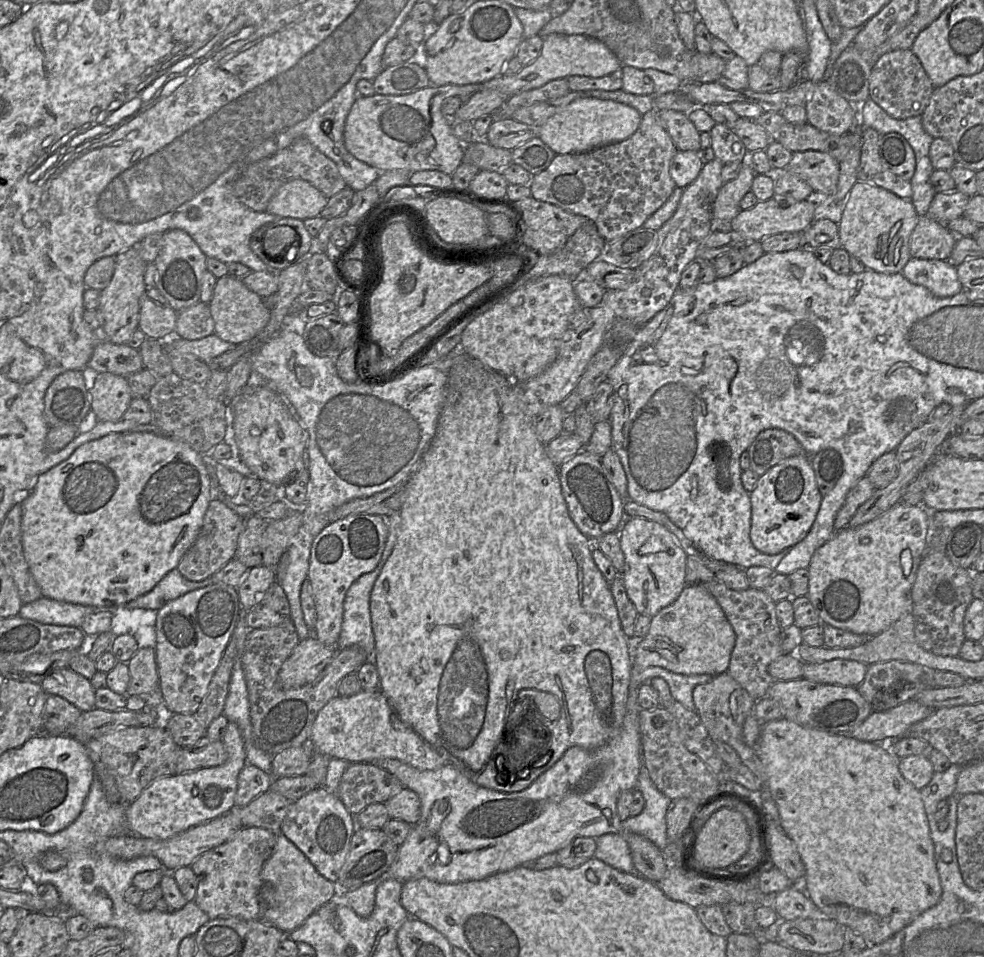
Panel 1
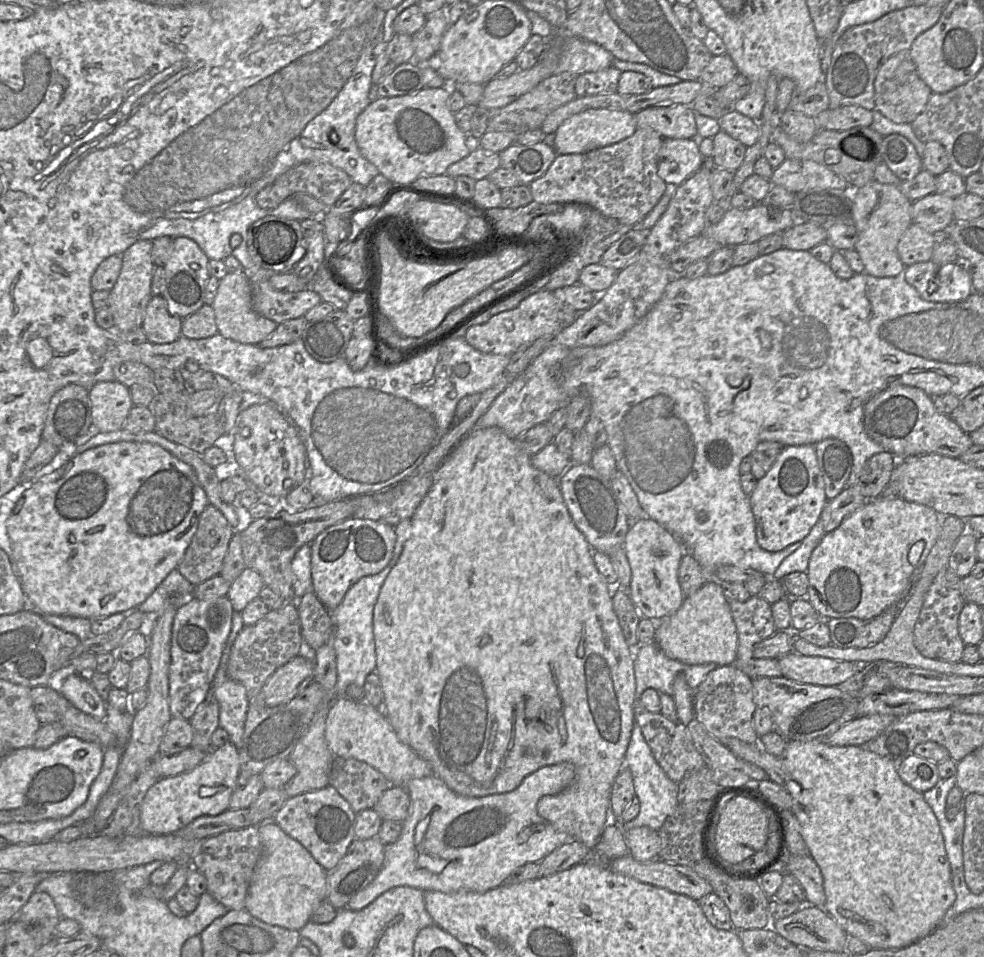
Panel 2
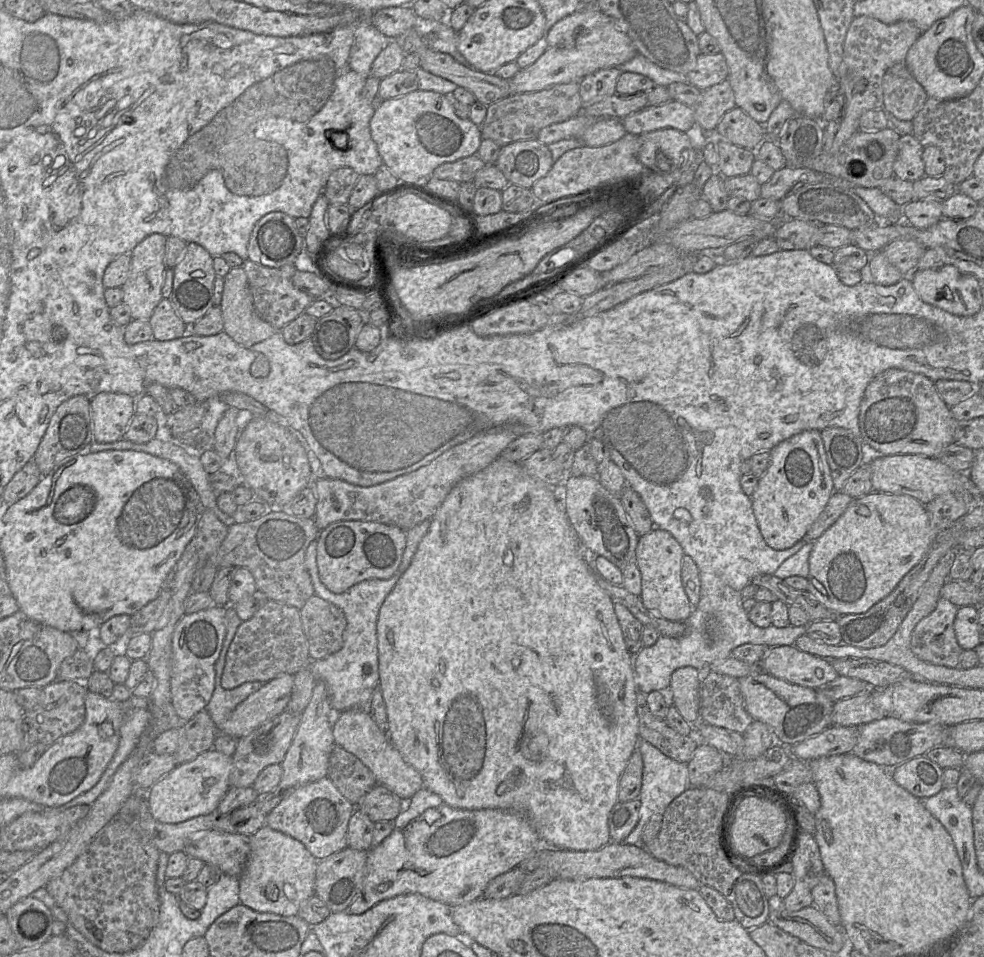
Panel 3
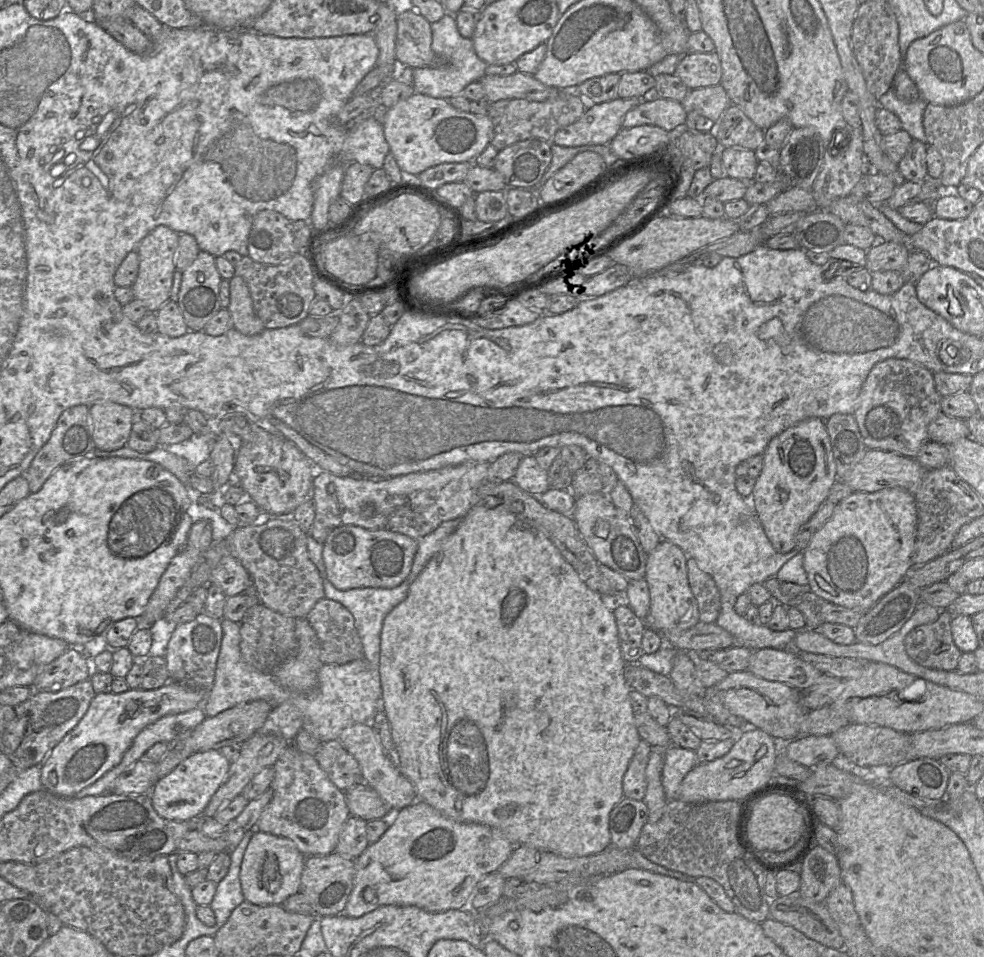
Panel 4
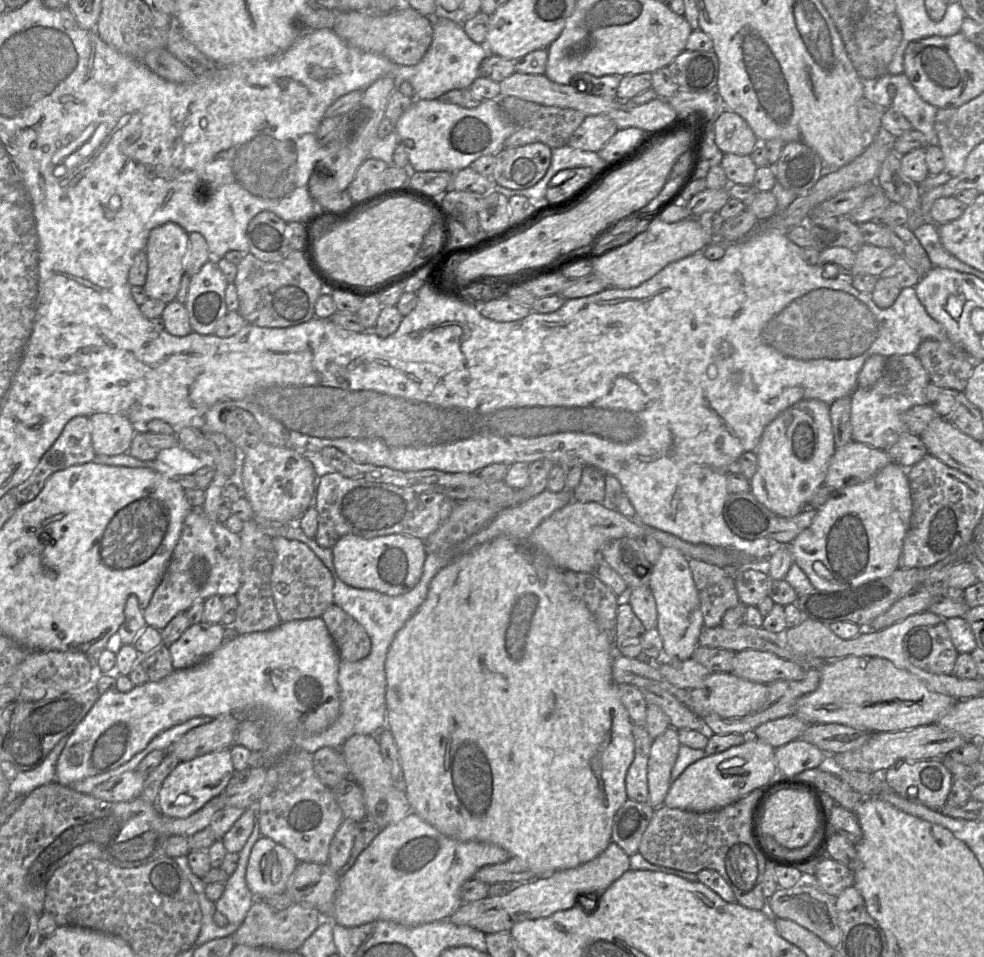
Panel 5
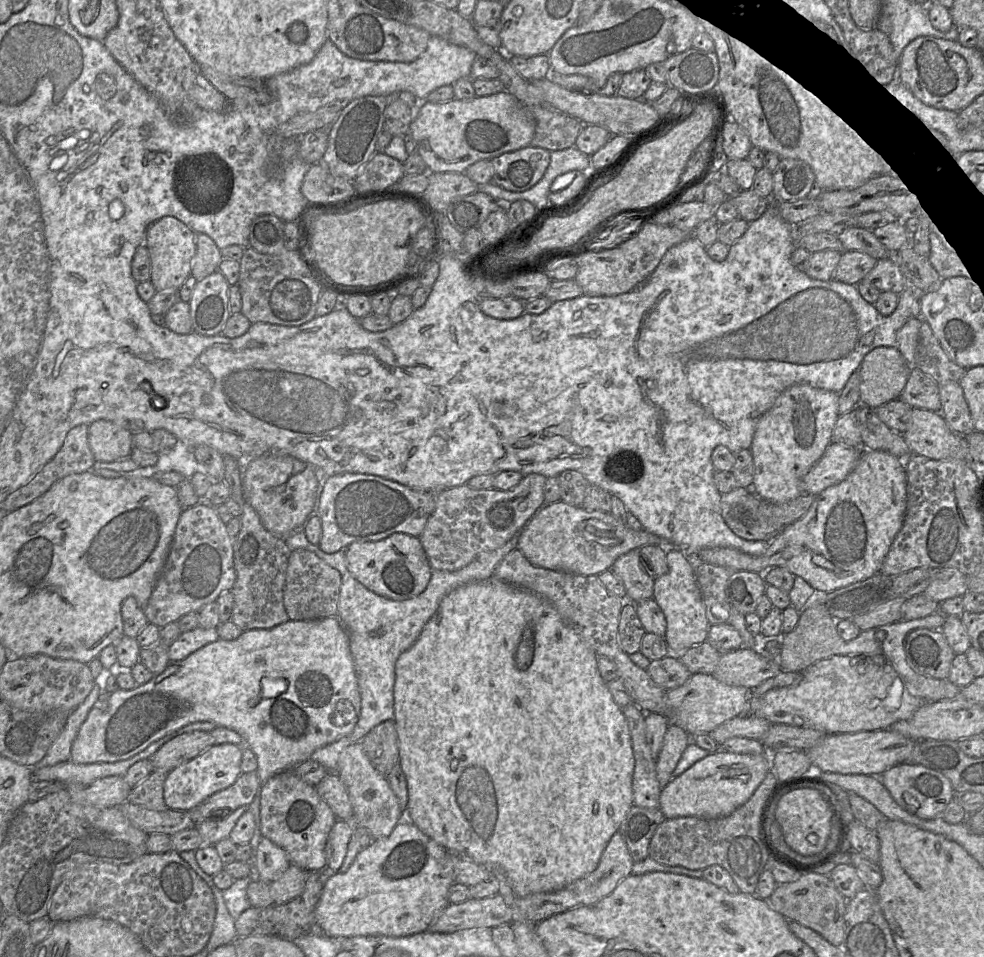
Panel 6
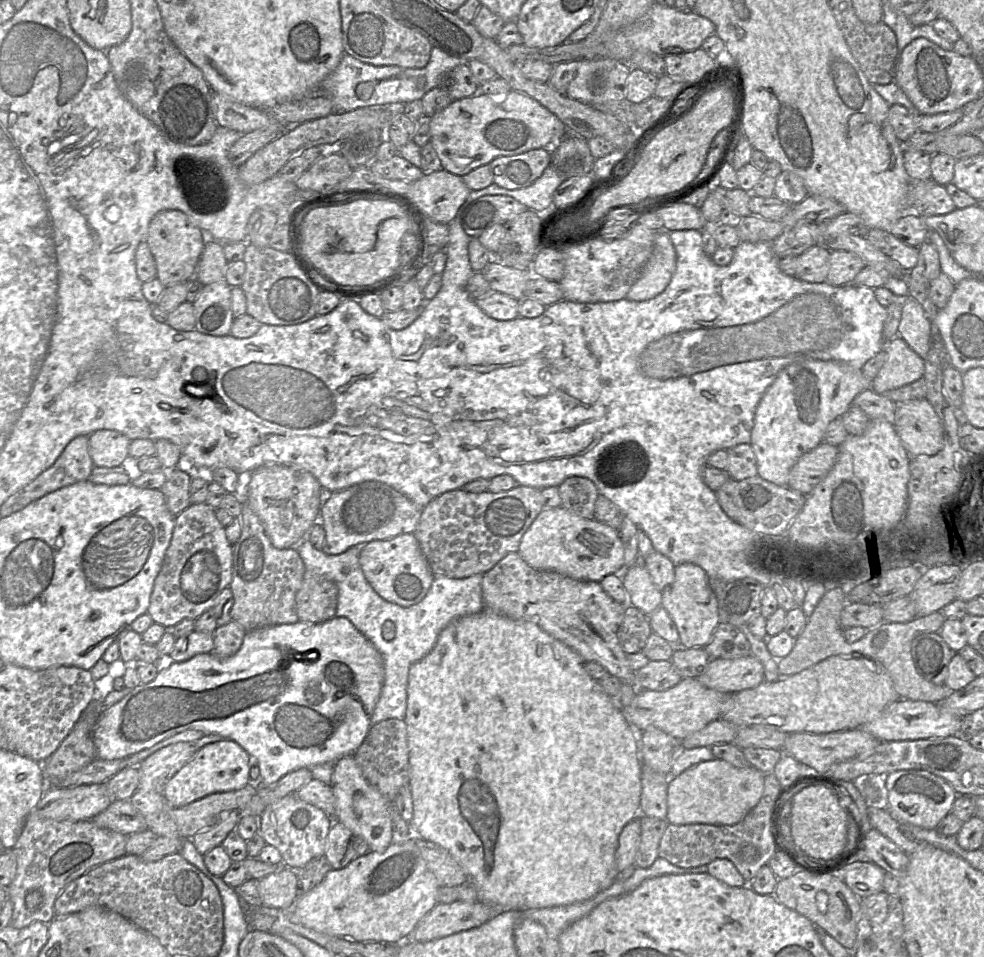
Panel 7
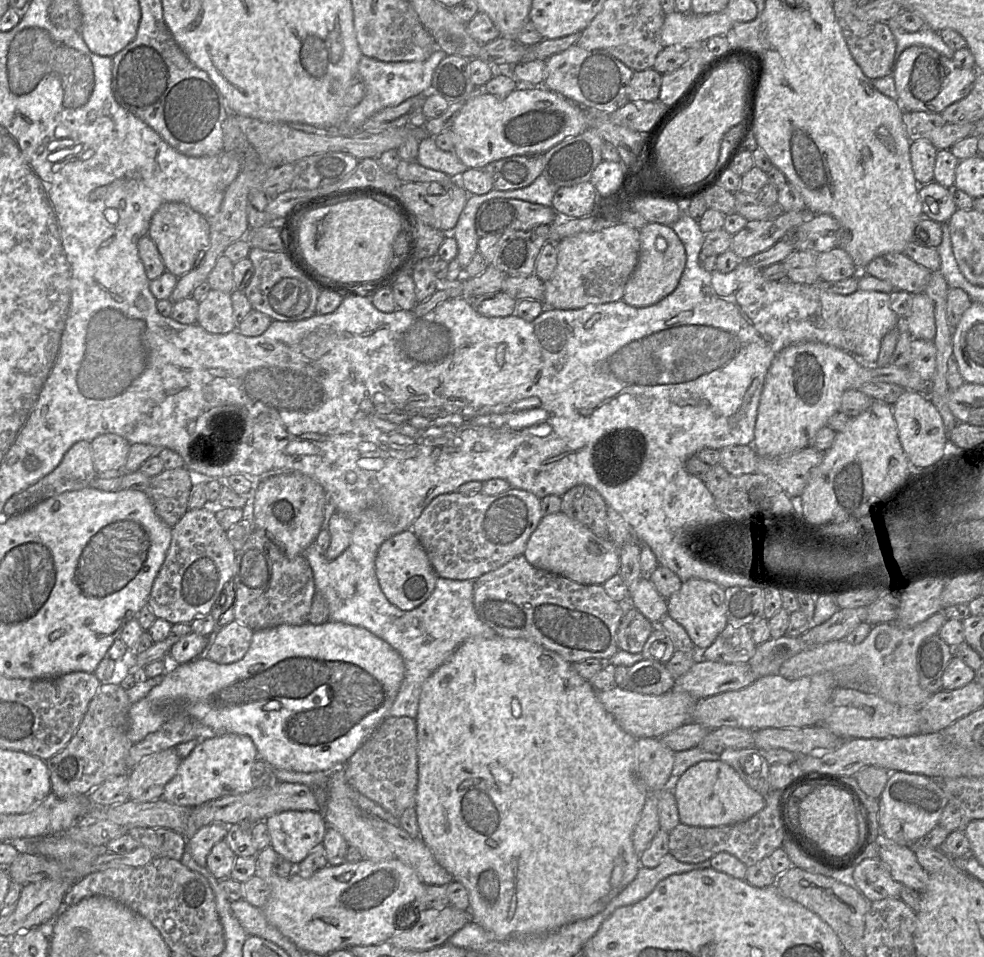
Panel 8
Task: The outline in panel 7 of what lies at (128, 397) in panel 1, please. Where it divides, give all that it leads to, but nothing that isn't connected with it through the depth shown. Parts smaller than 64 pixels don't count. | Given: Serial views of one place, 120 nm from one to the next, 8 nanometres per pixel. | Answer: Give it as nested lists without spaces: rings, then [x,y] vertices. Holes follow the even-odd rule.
[[[100,429],[89,435],[89,453],[94,465],[115,467],[129,464],[131,440],[111,429]]]

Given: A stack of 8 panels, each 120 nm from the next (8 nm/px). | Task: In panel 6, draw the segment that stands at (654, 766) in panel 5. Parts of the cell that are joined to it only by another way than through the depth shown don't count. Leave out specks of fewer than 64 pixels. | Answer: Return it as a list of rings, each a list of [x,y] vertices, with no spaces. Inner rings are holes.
[[[675,724],[668,726],[662,748],[656,757],[656,774],[661,788],[671,781],[672,773],[690,741],[691,736],[681,727]]]

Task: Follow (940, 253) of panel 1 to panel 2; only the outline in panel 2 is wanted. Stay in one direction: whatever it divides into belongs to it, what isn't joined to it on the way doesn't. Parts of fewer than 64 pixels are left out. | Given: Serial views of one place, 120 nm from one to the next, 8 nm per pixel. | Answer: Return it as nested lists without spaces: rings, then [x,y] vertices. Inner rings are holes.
[[[911,223],[898,241],[897,253],[907,267],[914,263],[929,261],[935,244],[936,235]]]

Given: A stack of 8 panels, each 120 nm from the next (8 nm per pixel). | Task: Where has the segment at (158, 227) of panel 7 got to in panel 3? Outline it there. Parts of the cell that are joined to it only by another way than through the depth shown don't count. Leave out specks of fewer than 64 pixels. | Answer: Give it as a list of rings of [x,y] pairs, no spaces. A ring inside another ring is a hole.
[[[162,234],[149,235],[138,243],[130,253],[130,271],[126,281],[121,286],[121,290],[123,292],[122,303],[129,307],[132,320],[148,321],[156,306],[163,299],[166,238]]]

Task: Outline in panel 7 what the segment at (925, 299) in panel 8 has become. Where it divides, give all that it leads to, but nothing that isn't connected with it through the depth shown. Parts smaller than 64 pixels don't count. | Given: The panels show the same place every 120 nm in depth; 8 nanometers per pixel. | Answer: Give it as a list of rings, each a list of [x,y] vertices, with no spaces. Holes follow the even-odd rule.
[[[907,296],[901,300],[901,320],[897,336],[924,360],[931,349],[931,321],[920,303]]]

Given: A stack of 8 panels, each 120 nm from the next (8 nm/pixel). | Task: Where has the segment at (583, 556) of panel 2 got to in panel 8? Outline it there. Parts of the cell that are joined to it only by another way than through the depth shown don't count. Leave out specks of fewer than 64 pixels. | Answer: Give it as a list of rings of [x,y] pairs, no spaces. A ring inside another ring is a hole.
[[[495,636],[494,638],[470,638],[463,642],[449,659],[426,679],[422,686],[415,720],[417,725],[418,783],[414,808],[417,815],[420,838],[430,848],[437,862],[452,876],[453,880],[460,882],[466,888],[469,895],[468,911],[471,921],[480,925],[492,937],[497,940],[507,940],[514,936],[547,934],[557,931],[572,922],[591,918],[603,911],[635,879],[640,868],[640,857],[634,850],[632,836],[650,793],[637,775],[637,739],[620,727],[615,718],[599,701],[597,692],[591,683],[577,673],[572,663],[566,661],[556,652],[522,638],[505,638],[501,636]]]

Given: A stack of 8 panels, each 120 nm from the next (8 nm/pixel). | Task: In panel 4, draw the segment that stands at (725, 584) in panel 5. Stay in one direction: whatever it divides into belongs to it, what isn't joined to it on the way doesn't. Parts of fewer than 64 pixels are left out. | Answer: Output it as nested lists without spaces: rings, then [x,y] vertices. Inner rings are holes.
[[[687,559],[688,582],[697,600],[699,619],[704,623],[715,623],[721,609],[720,593],[713,578],[702,571],[695,559]]]

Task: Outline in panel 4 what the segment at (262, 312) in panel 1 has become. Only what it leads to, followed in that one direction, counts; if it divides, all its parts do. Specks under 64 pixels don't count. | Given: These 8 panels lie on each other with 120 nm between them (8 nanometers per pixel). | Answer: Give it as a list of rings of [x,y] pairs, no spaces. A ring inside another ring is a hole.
[[[234,275],[230,280],[230,304],[228,310],[233,320],[233,329],[253,336],[265,328],[254,310],[250,291],[244,279]]]

